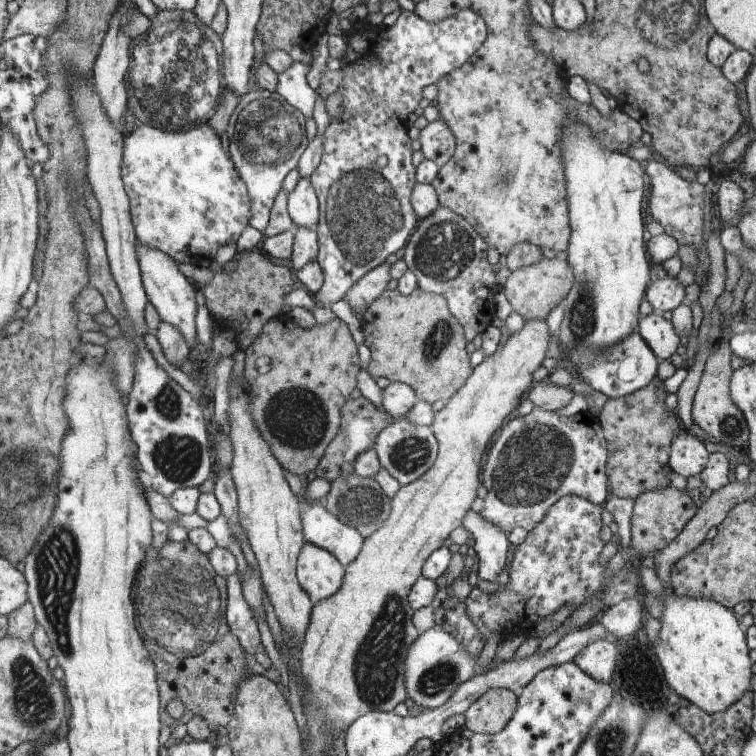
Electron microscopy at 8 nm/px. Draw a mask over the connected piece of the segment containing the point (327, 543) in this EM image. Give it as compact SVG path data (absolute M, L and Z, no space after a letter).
M308 478L304 479L304 488L300 495L298 495L298 502L302 502L302 522L305 523L306 540L310 544L314 544L318 547L322 547L330 551L337 557L338 562L342 563L342 566L348 567L349 564L357 560L358 554L361 553L362 545L365 544L365 538L355 528L346 526L342 520L338 520L328 508L326 508L324 500L308 500L306 496L306 484Z

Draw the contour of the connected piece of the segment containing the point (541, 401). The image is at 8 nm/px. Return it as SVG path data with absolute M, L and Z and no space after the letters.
M548 378L538 382L534 390L527 394L535 408L555 413L560 413L562 408L566 408L573 397L571 387L556 386L550 383Z

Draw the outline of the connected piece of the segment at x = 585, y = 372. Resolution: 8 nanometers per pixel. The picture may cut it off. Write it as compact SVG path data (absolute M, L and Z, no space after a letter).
M636 331L622 342L608 346L604 350L570 350L565 352L562 366L571 371L575 377L592 386L594 390L606 394L608 398L622 398L650 384L657 376L660 360L654 354L649 343Z

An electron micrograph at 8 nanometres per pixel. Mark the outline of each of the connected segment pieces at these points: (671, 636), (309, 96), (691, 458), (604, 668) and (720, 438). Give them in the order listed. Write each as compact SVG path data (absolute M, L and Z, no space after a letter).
M638 564L634 570L639 575L643 591L663 601L664 612L659 619L662 628L655 644L655 652L672 692L708 714L724 712L734 702L738 702L742 694L753 692L754 674L748 658L746 634L740 630L730 608L704 598L678 598L678 595L674 596L666 590L657 571L642 564Z
M293 61L290 68L278 74L276 92L283 94L288 102L293 103L294 107L302 110L306 118L313 116L315 100L318 92L310 87L306 76L310 71L310 64Z
M685 430L677 434L669 455L669 467L673 472L678 472L686 478L698 478L708 464L708 450L698 438L690 436Z
M598 638L590 642L572 660L572 663L589 674L590 678L606 684L613 682L616 662L618 662L617 645L607 638Z
M727 342L720 343L716 352L712 352L707 358L704 370L700 379L698 390L696 390L691 418L695 424L698 424L702 430L714 437L717 442L723 442L728 446L737 449L742 448L748 440L748 425L745 414L742 414L737 403L729 391L729 382L732 380L732 368L730 366L730 356L733 351L730 350Z

